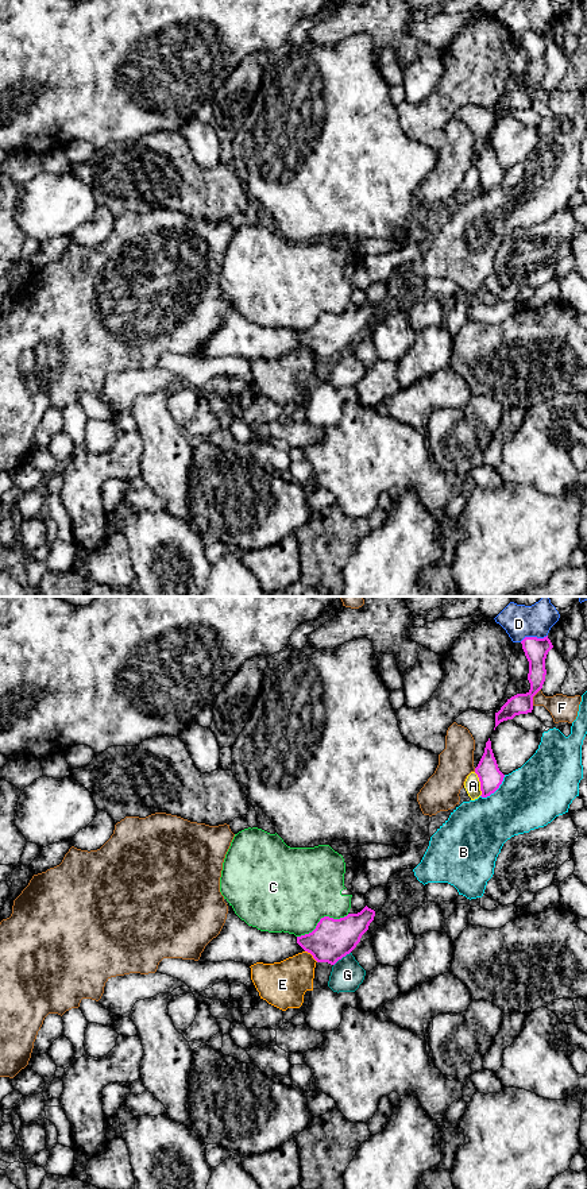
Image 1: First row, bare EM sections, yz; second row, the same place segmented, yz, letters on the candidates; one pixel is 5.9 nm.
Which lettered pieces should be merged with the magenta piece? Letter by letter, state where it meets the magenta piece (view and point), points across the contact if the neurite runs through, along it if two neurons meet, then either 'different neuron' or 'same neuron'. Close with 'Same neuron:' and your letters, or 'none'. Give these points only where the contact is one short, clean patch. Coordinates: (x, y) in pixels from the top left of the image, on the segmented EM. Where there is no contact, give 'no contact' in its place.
A: contact yz (481, 784); border yz (474, 772), (479, 780), (481, 795); different neuron
B: contact yz (495, 790); different neuron
C: contact yz (321, 918); different neuron
D: contact yz (533, 637); different neuron
E: contact yz (312, 954); border yz (305, 950), (317, 961); different neuron
F: contact yz (533, 695); different neuron
G: contact yz (342, 957); border yz (350, 952), (333, 965); different neuron
Same neuron: none

